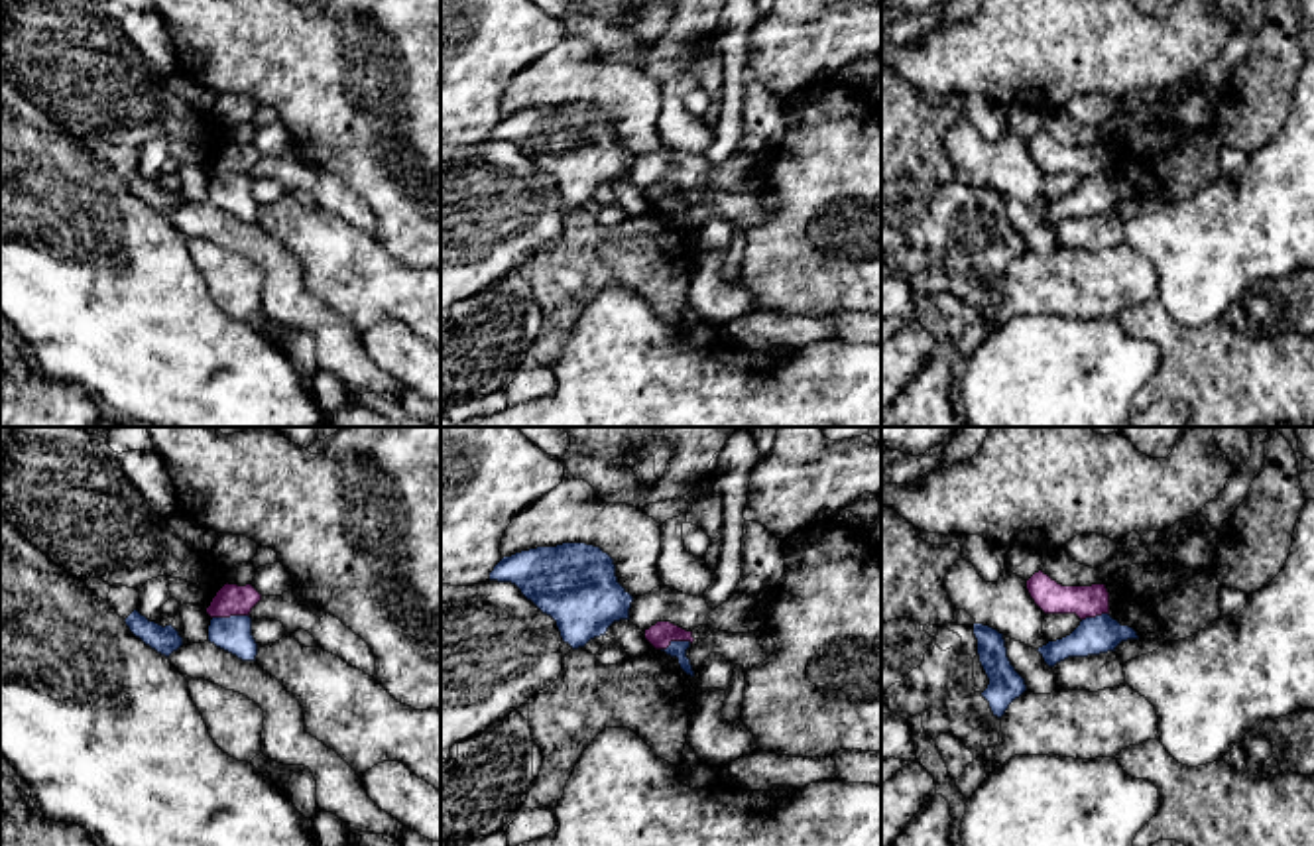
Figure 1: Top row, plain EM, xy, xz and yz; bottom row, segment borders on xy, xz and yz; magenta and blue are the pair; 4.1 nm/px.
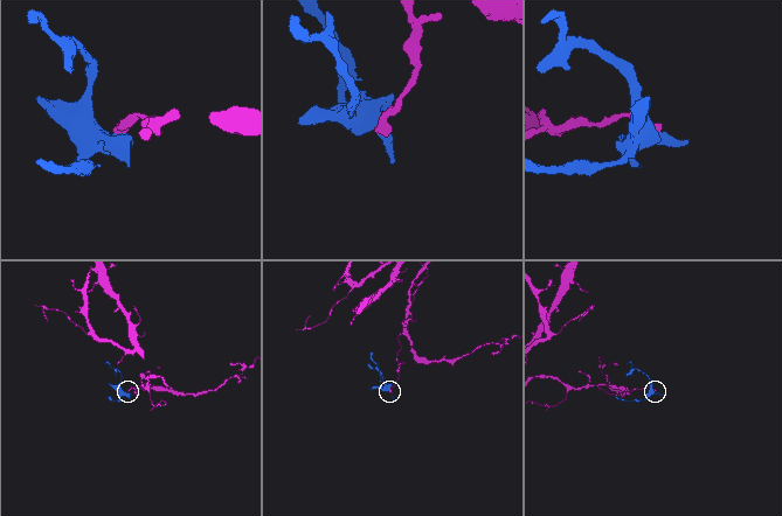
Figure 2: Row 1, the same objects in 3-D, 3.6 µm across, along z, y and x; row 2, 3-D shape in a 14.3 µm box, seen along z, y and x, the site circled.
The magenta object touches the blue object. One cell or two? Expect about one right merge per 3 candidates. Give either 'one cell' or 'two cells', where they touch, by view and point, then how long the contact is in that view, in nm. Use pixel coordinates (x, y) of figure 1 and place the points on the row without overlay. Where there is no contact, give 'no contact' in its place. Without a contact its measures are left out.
two cells; meets magenta in xy at (231, 174); contact 150 nm long

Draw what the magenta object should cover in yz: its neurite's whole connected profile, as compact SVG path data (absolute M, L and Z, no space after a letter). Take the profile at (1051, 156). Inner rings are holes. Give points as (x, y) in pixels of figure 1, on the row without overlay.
M1039 130L1027 140L1027 150L1045 173L1076 173L1080 179L1109 173L1105 144L1062 146Z

